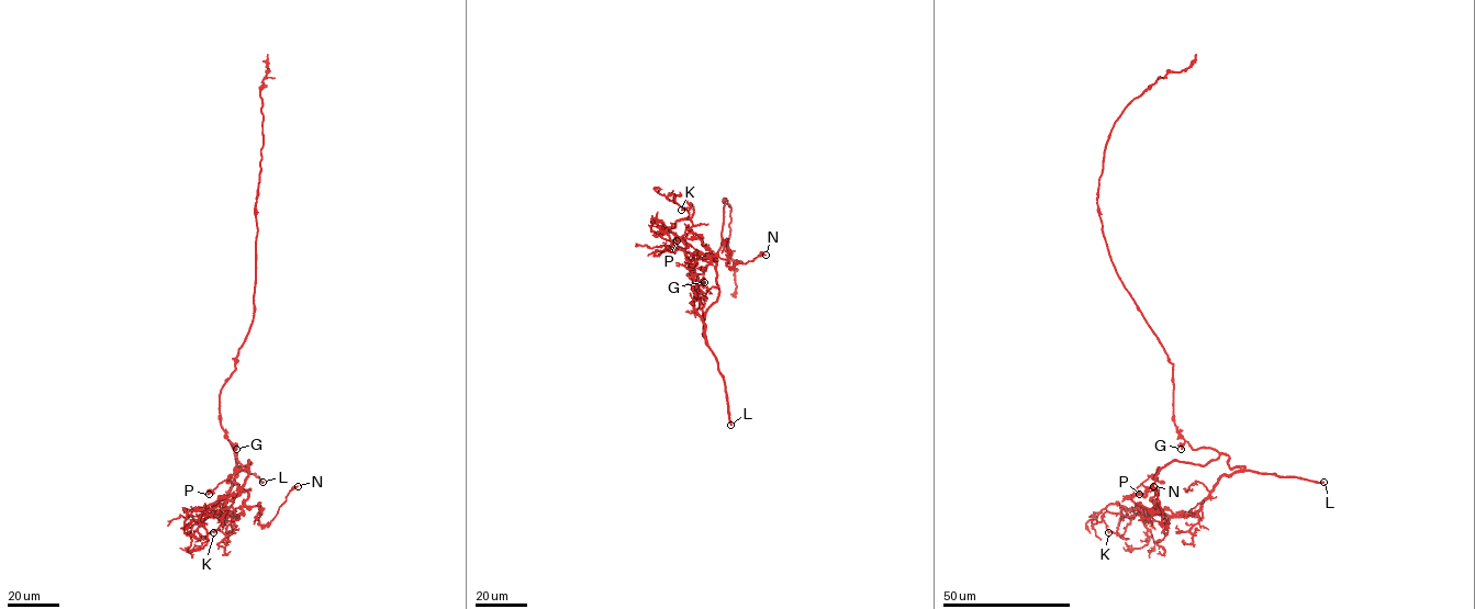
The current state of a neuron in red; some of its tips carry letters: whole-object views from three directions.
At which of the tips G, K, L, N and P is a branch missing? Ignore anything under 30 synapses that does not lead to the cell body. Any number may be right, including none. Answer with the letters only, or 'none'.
G, L

